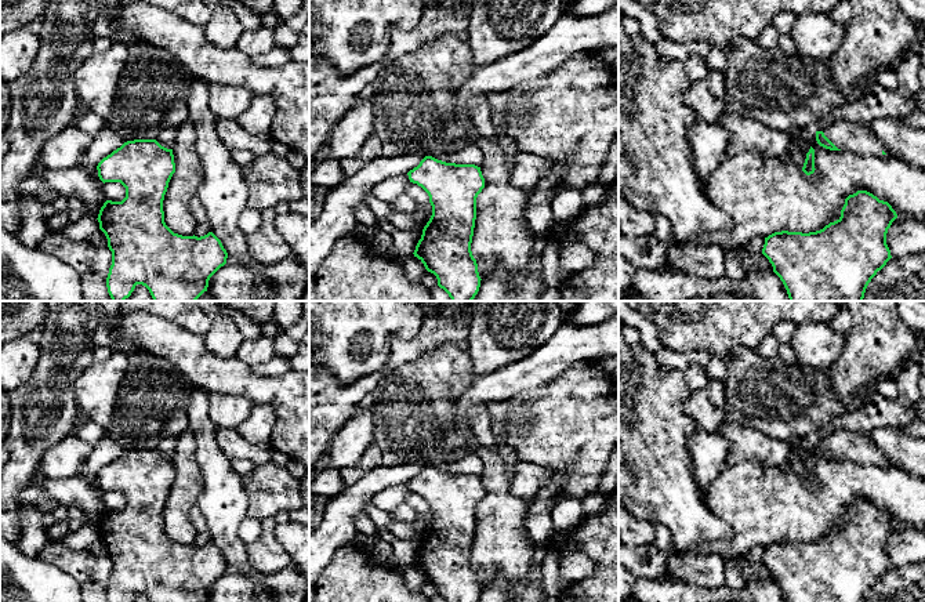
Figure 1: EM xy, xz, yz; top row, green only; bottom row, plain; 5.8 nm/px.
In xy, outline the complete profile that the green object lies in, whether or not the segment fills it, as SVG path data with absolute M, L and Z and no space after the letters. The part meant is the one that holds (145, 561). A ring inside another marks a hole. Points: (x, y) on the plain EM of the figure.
M134 449L134 450L127 450L124 452L120 457L113 460L110 464L104 467L98 475L98 486L99 489L105 492L120 492L126 497L126 507L121 511L112 511L106 509L104 515L99 519L98 523L98 532L99 532L99 538L105 543L108 548L108 556L112 561L112 574L109 577L109 583L106 587L106 596L108 602L133 602L137 594L145 595L149 602L204 602L207 601L208 596L208 590L210 587L226 573L228 562L224 558L221 550L213 543L208 541L204 545L182 545L178 543L174 543L164 532L164 521L163 521L163 509L164 504L168 497L168 492L175 482L175 472L174 472L174 464L173 458L167 458L162 456L156 449Z

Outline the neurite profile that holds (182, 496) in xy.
M188 428L177 438L173 456L175 482L163 509L164 532L178 544L193 545L197 534L189 514L196 507L203 489L203 476L196 461L193 432Z

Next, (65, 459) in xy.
M69 435L44 452L36 472L50 479L83 478L80 469L92 449L77 435Z

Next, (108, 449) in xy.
M105 432L80 469L83 479L92 482L104 467L120 457L124 452L127 452L127 447Z

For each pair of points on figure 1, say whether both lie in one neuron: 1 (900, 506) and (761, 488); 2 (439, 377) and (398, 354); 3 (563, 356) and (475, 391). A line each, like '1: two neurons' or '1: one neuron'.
1: one neuron
2: two neurons
3: one neuron

